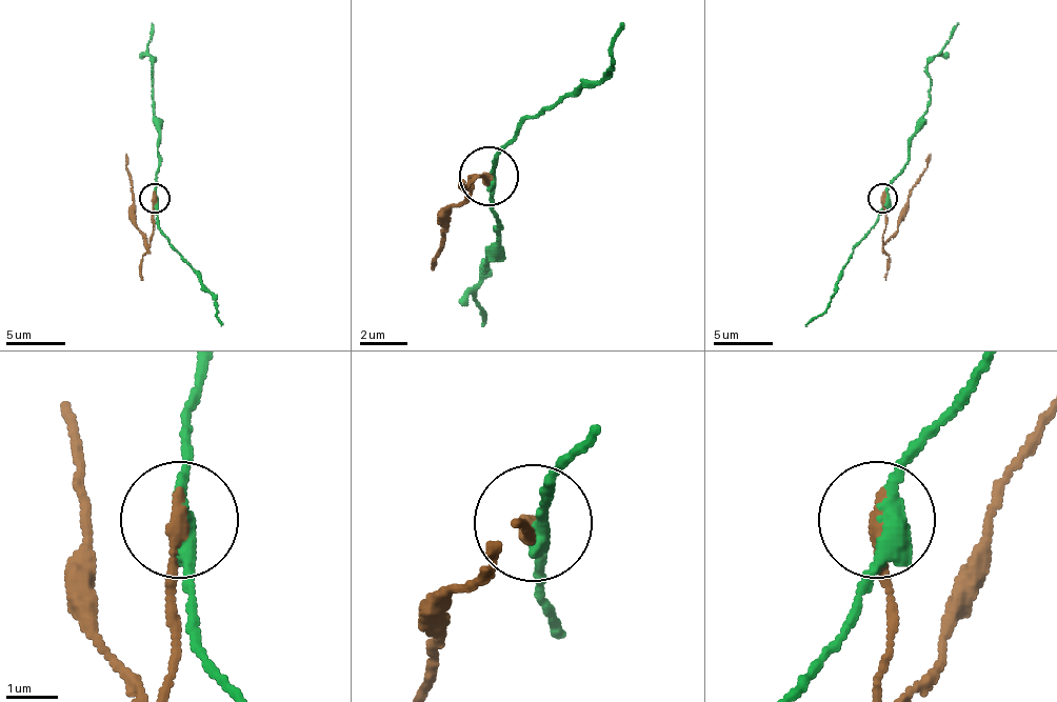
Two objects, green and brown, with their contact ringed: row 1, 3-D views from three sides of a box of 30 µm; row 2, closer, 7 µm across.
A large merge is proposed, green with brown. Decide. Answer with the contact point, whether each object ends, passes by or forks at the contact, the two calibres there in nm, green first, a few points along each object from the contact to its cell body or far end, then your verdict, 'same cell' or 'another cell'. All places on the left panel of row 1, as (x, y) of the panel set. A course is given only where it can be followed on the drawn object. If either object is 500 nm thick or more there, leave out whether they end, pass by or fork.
place (154, 198); green passes by; brown ends; calibres 320 and 280 nm; course green (155, 199), (158, 137), (152, 109), (152, 23); course brown (155, 199), (152, 235), (146, 240), (134, 222), (125, 154); another cell

